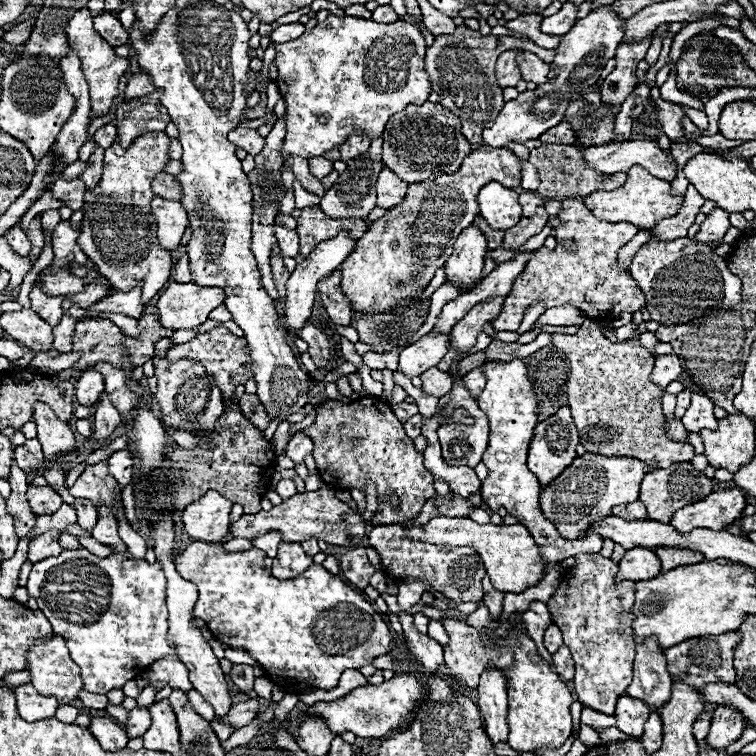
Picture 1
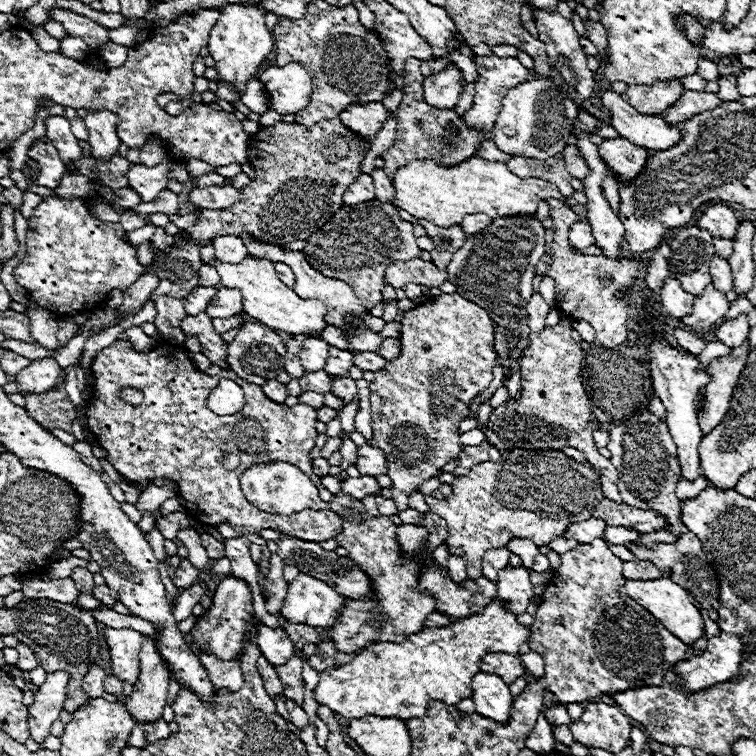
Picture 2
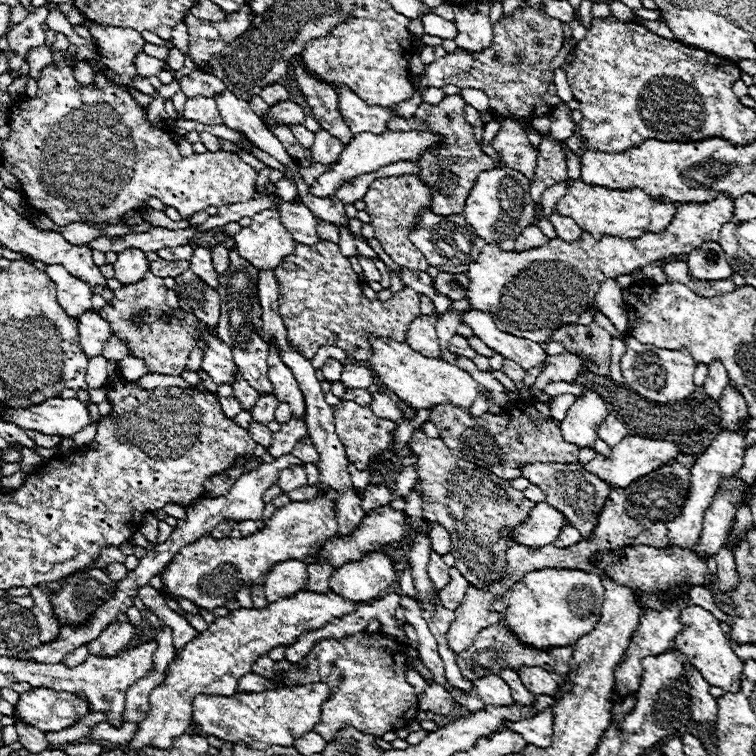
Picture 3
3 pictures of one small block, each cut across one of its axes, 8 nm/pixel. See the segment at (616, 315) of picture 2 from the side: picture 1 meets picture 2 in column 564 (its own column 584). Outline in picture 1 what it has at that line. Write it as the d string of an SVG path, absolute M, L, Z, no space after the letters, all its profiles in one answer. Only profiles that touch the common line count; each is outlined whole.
M576 198L562 202L558 218L562 226L556 228L556 240L576 240L580 246L578 252L566 252L560 244L556 250L542 248L534 252L524 272L516 278L510 294L506 296L500 316L492 322L494 330L516 332L524 316L524 310L534 302L544 302L548 308L558 304L570 304L588 318L598 320L602 324L618 320L622 312L636 312L644 308L642 290L636 286L630 274L624 274L618 268L618 250L638 234L638 228L626 222L600 222L592 216L586 204Z

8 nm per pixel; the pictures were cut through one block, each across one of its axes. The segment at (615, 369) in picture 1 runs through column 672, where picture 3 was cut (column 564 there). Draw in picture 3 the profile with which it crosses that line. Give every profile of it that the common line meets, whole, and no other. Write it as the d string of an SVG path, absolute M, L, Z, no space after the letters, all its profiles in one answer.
M518 402L512 408L512 414L502 414L502 416L482 414L480 418L470 418L468 408L454 408L450 404L438 404L438 406L434 406L430 422L436 424L436 428L440 430L440 438L444 440L444 444L448 444L448 448L452 448L454 456L458 456L466 462L484 466L490 472L494 472L496 476L500 476L502 480L514 480L514 478L522 476L520 466L526 462L548 460L548 462L560 462L560 464L574 464L578 460L578 452L580 452L578 446L564 442L564 438L560 434L560 422L550 416L550 408L544 404L536 404L536 402L532 402L532 404Z

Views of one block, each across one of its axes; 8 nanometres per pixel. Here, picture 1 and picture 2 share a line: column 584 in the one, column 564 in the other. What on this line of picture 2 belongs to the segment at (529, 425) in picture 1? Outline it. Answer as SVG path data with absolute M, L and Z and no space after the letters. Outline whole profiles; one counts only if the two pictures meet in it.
M558 536L558 538L556 538L556 540L552 540L548 546L550 546L550 550L554 550L554 552L558 552L558 554L564 554L564 552L568 552L568 550L576 548L576 546L578 546L578 542L576 542L576 540L572 540L572 538Z

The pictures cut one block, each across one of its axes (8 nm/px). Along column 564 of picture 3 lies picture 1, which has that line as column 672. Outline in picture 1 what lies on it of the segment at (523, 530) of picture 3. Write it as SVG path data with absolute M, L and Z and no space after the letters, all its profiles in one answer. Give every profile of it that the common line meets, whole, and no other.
M724 488L682 508L670 524L678 528L678 532L690 532L694 528L724 530L742 516L746 504L746 496L738 488Z

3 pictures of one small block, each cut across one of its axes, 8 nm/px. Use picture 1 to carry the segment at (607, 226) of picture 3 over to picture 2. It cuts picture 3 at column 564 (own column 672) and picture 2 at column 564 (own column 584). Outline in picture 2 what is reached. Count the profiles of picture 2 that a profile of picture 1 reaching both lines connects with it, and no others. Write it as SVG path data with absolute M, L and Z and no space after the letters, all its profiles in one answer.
M478 156L464 160L458 166L438 166L432 160L416 160L400 168L394 176L398 210L406 210L416 218L426 218L438 226L460 224L466 214L488 214L492 220L498 216L536 216L540 200L556 198L566 202L556 184L542 178L518 178L506 164L482 160Z

